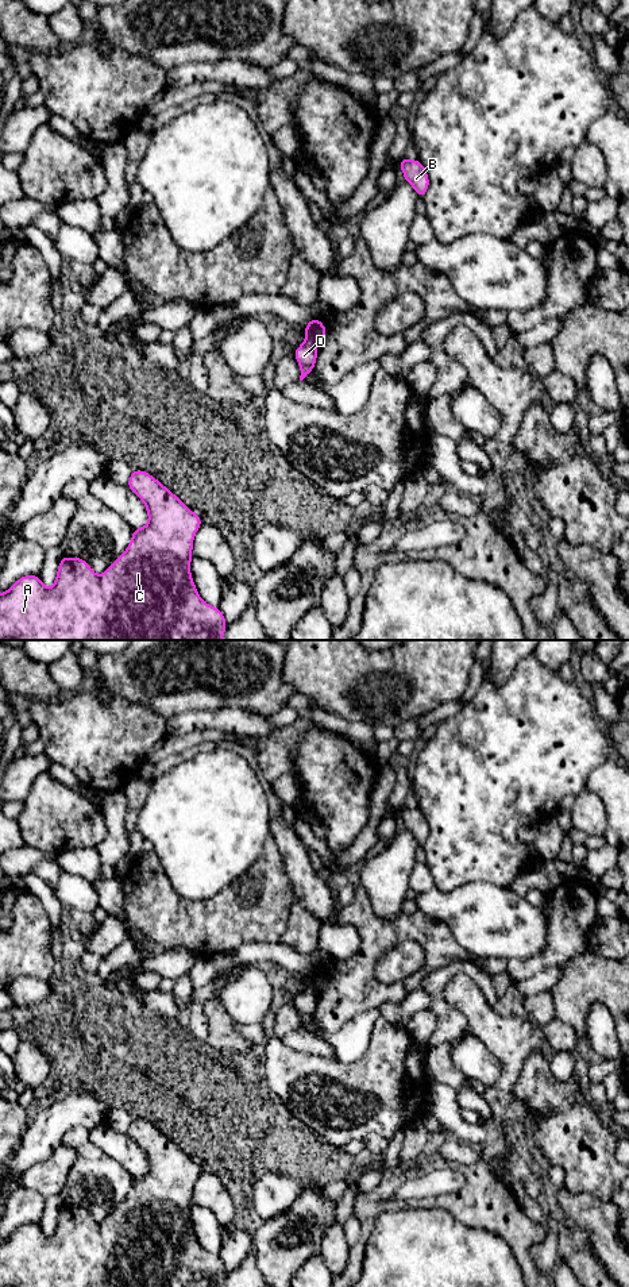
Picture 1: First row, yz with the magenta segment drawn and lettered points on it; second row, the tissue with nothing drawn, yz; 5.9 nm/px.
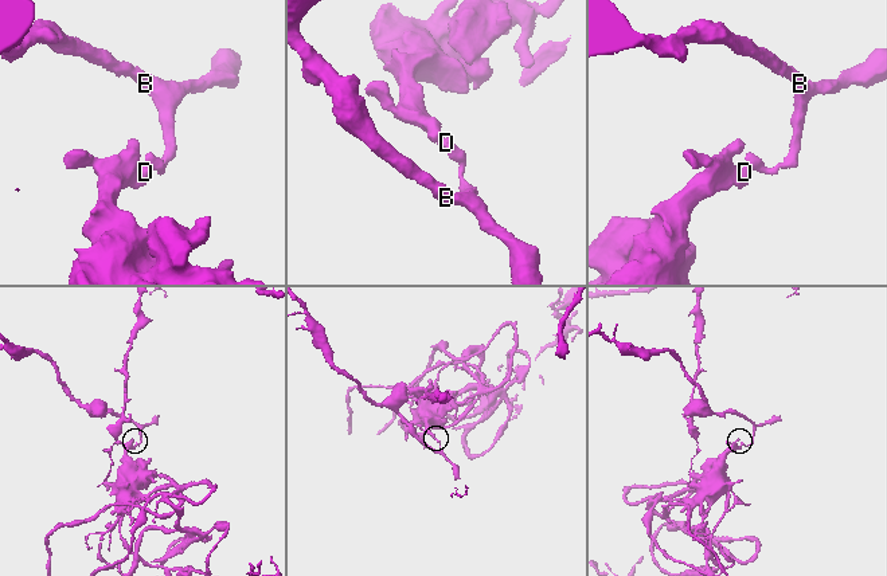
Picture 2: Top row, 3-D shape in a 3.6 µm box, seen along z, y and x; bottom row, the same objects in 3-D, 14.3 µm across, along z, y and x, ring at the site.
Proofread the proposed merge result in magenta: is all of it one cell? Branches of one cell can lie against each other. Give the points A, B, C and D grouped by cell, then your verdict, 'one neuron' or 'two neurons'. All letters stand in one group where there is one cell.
groups A C D / B; two neurons

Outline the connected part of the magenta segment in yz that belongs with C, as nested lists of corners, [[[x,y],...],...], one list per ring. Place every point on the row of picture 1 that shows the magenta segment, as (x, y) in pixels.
[[[132,470],[127,486],[143,501],[148,524],[146,527],[132,529],[132,539],[128,548],[109,564],[101,575],[93,573],[88,562],[81,558],[63,556],[59,562],[57,578],[51,589],[47,589],[38,575],[24,575],[19,578],[3,594],[0,594],[0,640],[221,640],[227,628],[227,621],[219,608],[205,604],[190,574],[190,560],[193,537],[202,524],[202,520],[193,513],[177,496],[165,488],[151,474],[142,470]]]

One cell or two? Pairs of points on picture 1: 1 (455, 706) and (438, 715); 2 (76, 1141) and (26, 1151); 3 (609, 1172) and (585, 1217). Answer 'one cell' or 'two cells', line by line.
1: one cell
2: two cells
3: two cells

